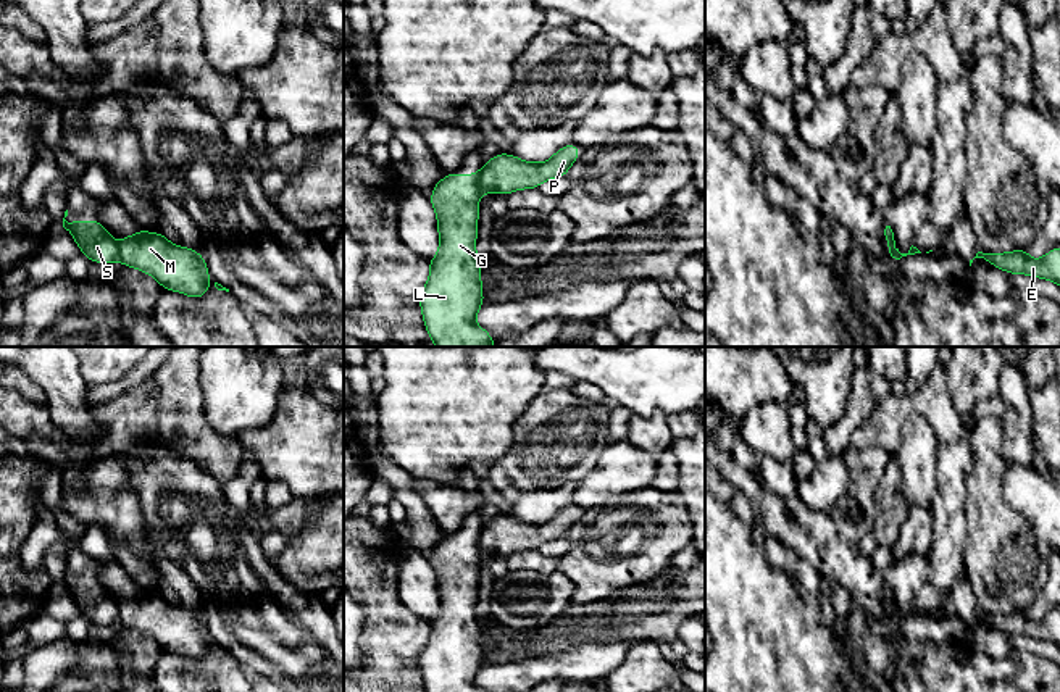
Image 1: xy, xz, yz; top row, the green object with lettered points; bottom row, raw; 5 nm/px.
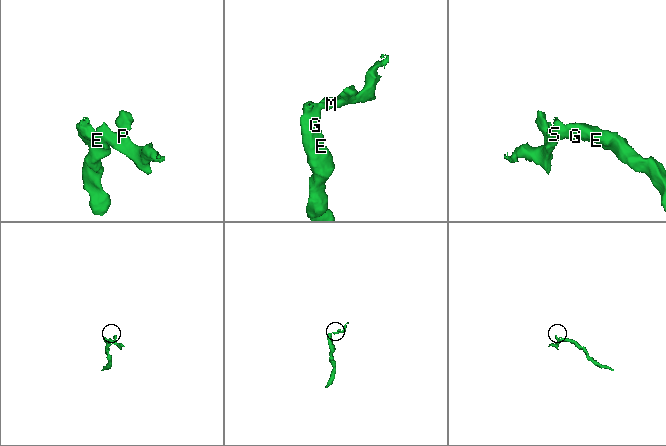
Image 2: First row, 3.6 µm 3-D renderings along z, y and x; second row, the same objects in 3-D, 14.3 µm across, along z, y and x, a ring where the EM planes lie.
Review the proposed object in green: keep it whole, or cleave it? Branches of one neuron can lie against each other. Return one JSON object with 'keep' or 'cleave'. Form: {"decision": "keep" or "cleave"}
{"decision": "cleave"}

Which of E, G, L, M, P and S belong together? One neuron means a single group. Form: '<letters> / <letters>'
E G L S / M P

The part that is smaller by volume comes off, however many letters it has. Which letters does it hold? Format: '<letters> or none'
M, P

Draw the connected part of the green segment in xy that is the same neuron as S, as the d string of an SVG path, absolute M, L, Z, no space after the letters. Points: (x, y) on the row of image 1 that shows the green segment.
M63 218L63 227L74 237L81 253L84 253L92 263L111 263L119 258L119 245L102 226L100 219L89 223L68 223Z

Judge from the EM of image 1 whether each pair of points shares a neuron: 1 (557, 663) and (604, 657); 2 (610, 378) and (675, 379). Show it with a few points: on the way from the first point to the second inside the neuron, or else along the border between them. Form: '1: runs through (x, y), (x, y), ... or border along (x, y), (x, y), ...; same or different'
1: runs through (568, 663), (588, 663), (592, 660); same
2: runs through (626, 378), (659, 378); same

